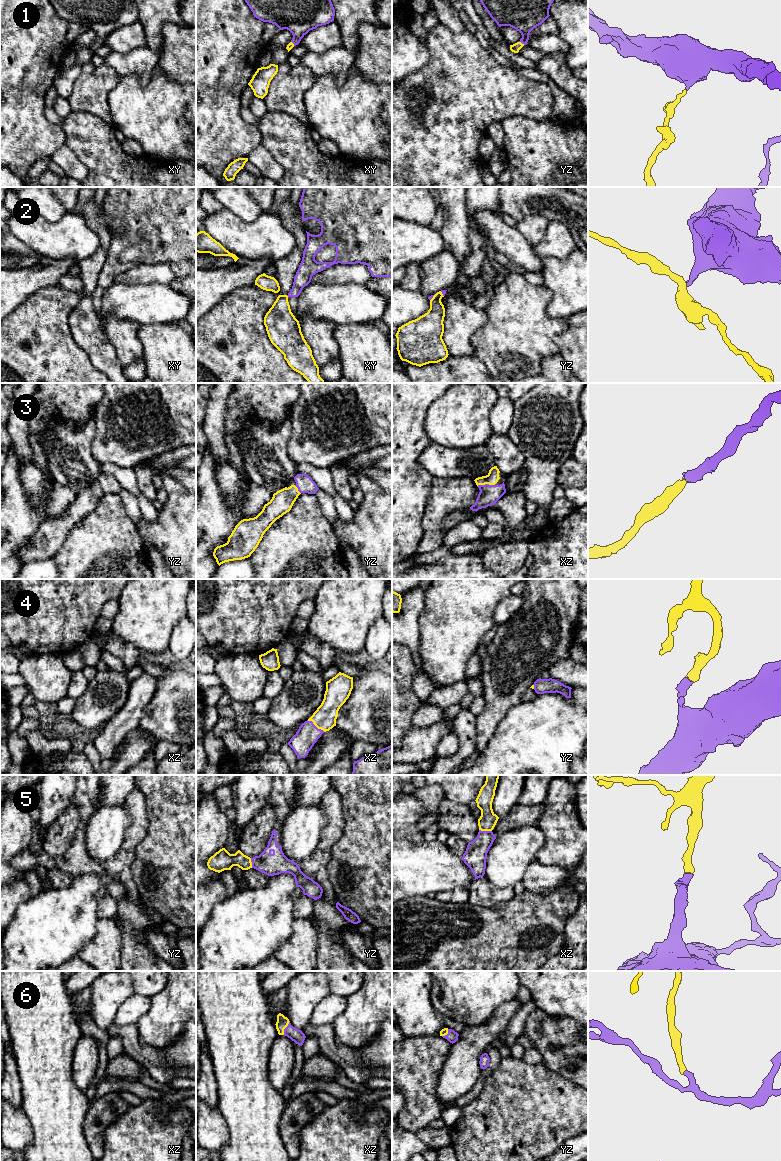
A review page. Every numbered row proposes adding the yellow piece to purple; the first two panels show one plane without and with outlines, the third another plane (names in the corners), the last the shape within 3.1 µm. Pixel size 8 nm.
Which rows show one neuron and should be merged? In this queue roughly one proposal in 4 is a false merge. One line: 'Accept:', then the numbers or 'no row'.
Accept: 1, 3, 4, 5, 6

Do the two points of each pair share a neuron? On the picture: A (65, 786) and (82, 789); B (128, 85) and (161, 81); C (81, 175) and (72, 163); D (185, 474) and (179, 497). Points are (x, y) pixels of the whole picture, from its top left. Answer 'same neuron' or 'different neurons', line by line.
A: different neurons
B: same neuron
C: same neuron
D: different neurons

